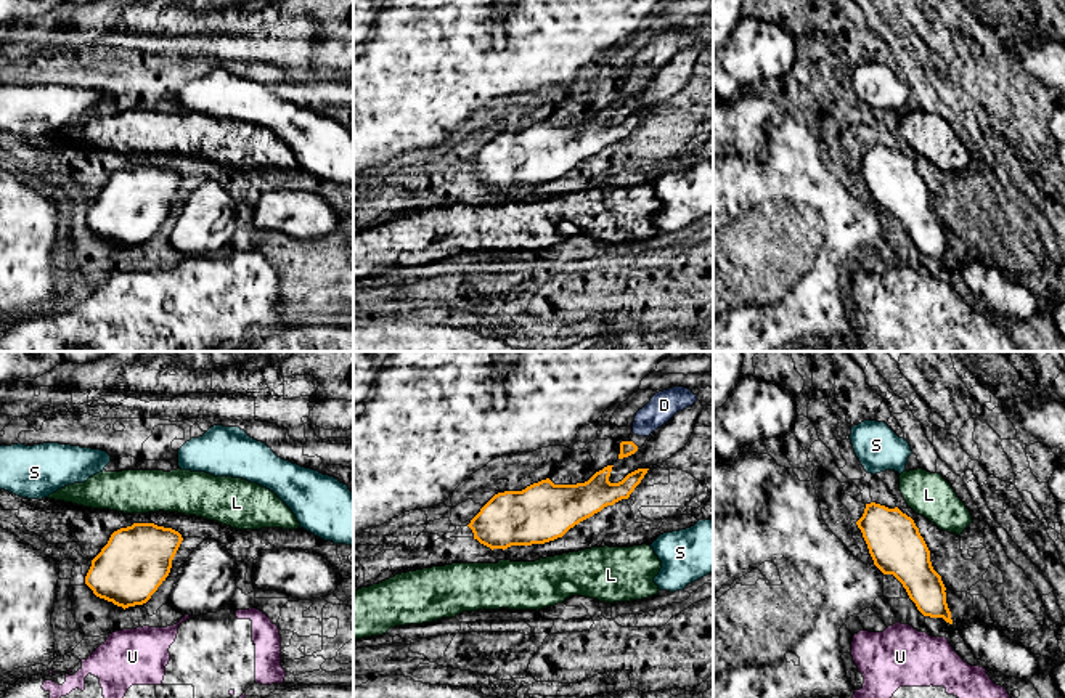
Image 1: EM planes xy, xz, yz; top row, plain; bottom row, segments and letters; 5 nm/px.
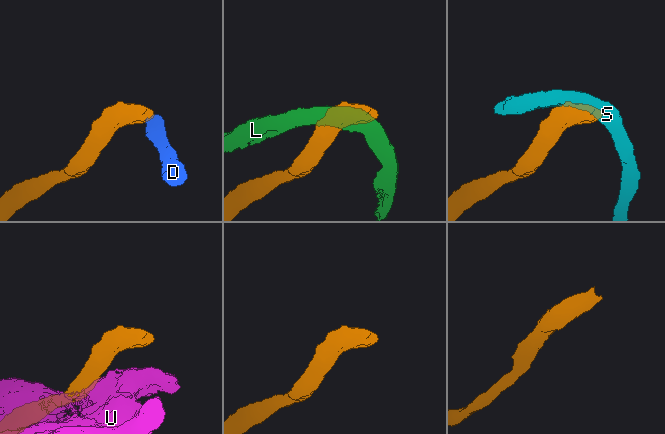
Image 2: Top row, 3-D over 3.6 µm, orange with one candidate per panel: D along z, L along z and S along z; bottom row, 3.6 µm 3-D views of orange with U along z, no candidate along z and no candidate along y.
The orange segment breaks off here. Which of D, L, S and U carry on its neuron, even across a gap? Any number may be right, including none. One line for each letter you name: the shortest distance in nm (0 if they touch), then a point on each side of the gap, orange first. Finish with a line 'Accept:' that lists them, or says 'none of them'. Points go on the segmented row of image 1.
D: 40 nm | xz (632, 442), (635, 434)
Accept: D

